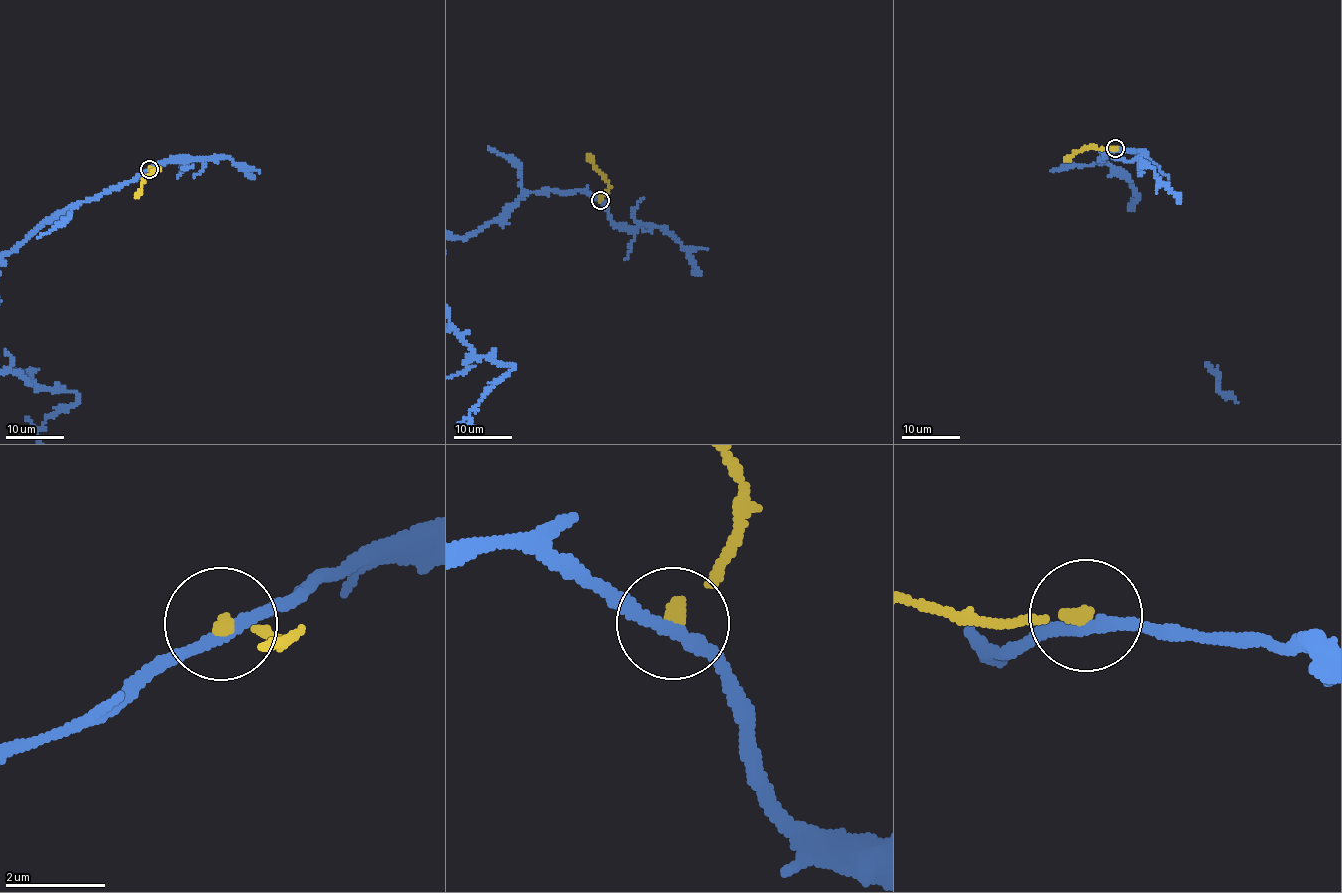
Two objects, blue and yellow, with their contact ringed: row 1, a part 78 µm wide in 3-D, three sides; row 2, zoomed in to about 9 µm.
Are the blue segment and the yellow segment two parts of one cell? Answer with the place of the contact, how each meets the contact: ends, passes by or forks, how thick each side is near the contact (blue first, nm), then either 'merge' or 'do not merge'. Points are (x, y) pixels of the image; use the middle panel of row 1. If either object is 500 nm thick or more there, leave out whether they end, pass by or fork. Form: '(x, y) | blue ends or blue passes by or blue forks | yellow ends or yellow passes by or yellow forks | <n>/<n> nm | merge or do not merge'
(600, 200) | blue passes by | yellow ends | 240/240 nm | do not merge

